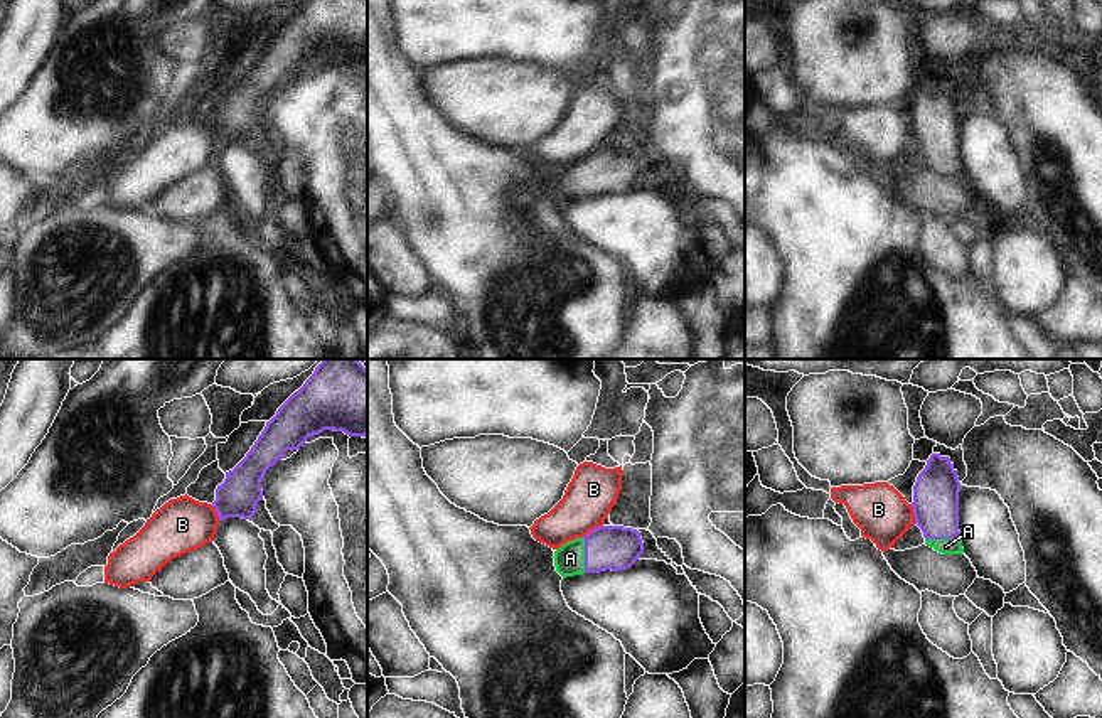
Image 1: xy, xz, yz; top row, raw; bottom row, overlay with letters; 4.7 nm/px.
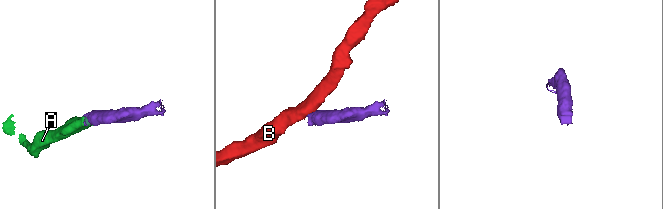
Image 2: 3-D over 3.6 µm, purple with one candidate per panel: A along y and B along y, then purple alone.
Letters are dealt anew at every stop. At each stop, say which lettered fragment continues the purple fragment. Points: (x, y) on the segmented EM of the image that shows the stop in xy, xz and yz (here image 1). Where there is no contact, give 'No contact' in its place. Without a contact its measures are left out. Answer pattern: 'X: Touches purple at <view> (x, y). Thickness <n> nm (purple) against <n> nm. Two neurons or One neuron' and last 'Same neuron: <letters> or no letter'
A: Touches purple at xz (585, 555). Thickness 220 nm (purple) against 140 nm. One neuron
B: Touches purple at xz (592, 530). Thickness 220 nm (purple) against 240 nm. Two neurons
Same neuron: A

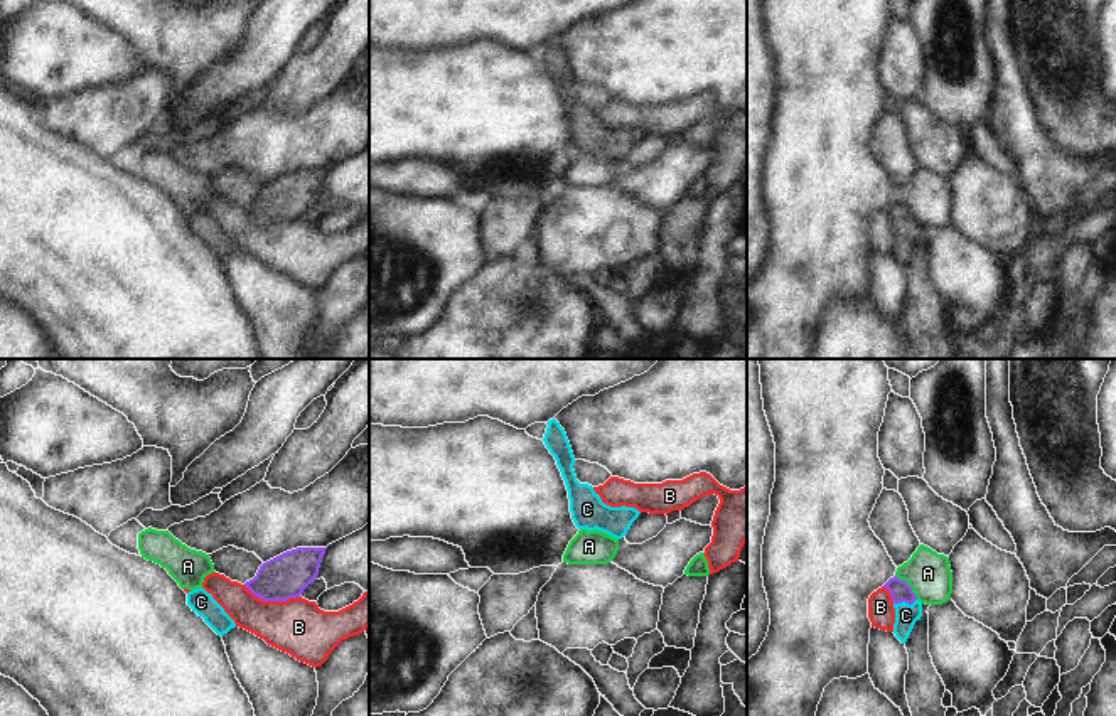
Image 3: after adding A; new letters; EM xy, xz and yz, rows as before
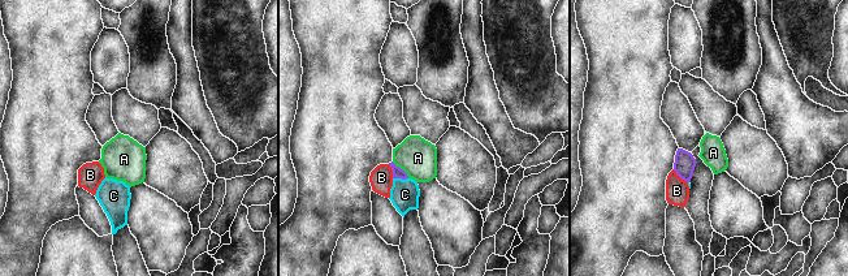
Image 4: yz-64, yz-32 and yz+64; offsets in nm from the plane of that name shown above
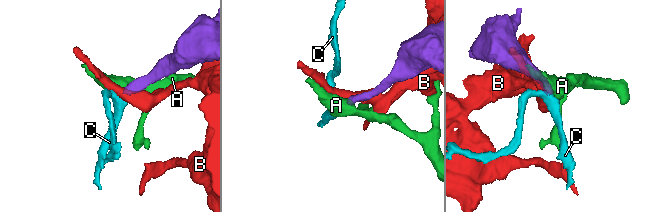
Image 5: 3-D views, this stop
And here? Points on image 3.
A: Touches purple at yz (907, 585). Thickness 100 nm (purple) against 220 nm. Two neurons
B: Touches purple at xy (272, 600). Thickness 220 nm (purple) against 280 nm. Two neurons
C: Touches purple at yz (904, 600). Thickness 100 nm (purple) against 110 nm. One neuron
Same neuron: C

